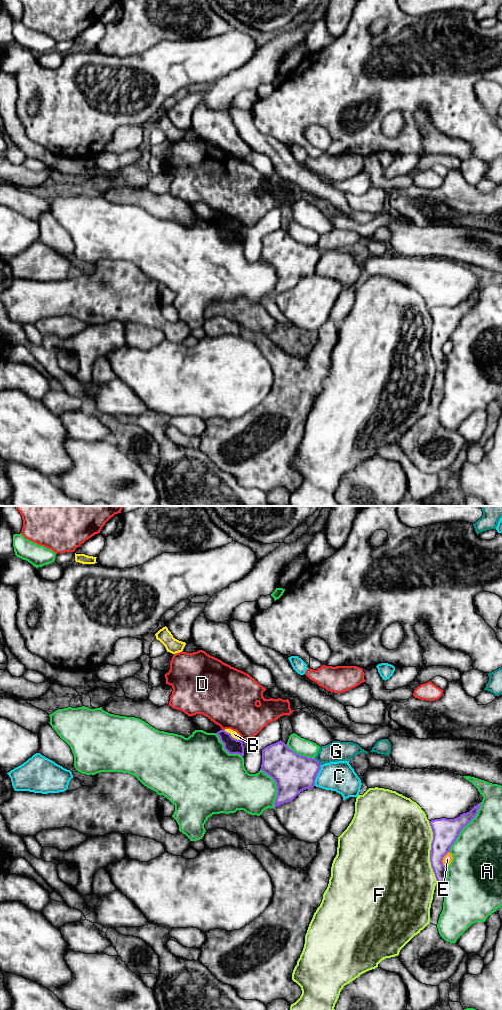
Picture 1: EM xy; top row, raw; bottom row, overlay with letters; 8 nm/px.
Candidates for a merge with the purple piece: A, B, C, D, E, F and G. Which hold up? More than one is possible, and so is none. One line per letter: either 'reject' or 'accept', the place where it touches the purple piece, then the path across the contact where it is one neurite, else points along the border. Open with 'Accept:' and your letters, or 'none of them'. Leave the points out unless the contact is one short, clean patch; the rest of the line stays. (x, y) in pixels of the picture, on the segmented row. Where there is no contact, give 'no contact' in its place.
Accept: none of them
A: reject; meets purple in xy at (464, 826)
B: reject; meets purple in xy at (231, 736); border along xy (224, 730), (240, 740)
C: reject; meets purple in xy at (317, 774)
D: reject; meets purple in xy at (223, 730)
E: reject; meets purple in xy at (442, 859)
F: reject; meets purple in xy at (430, 852)
G: reject; meets purple in xy at (317, 761)

